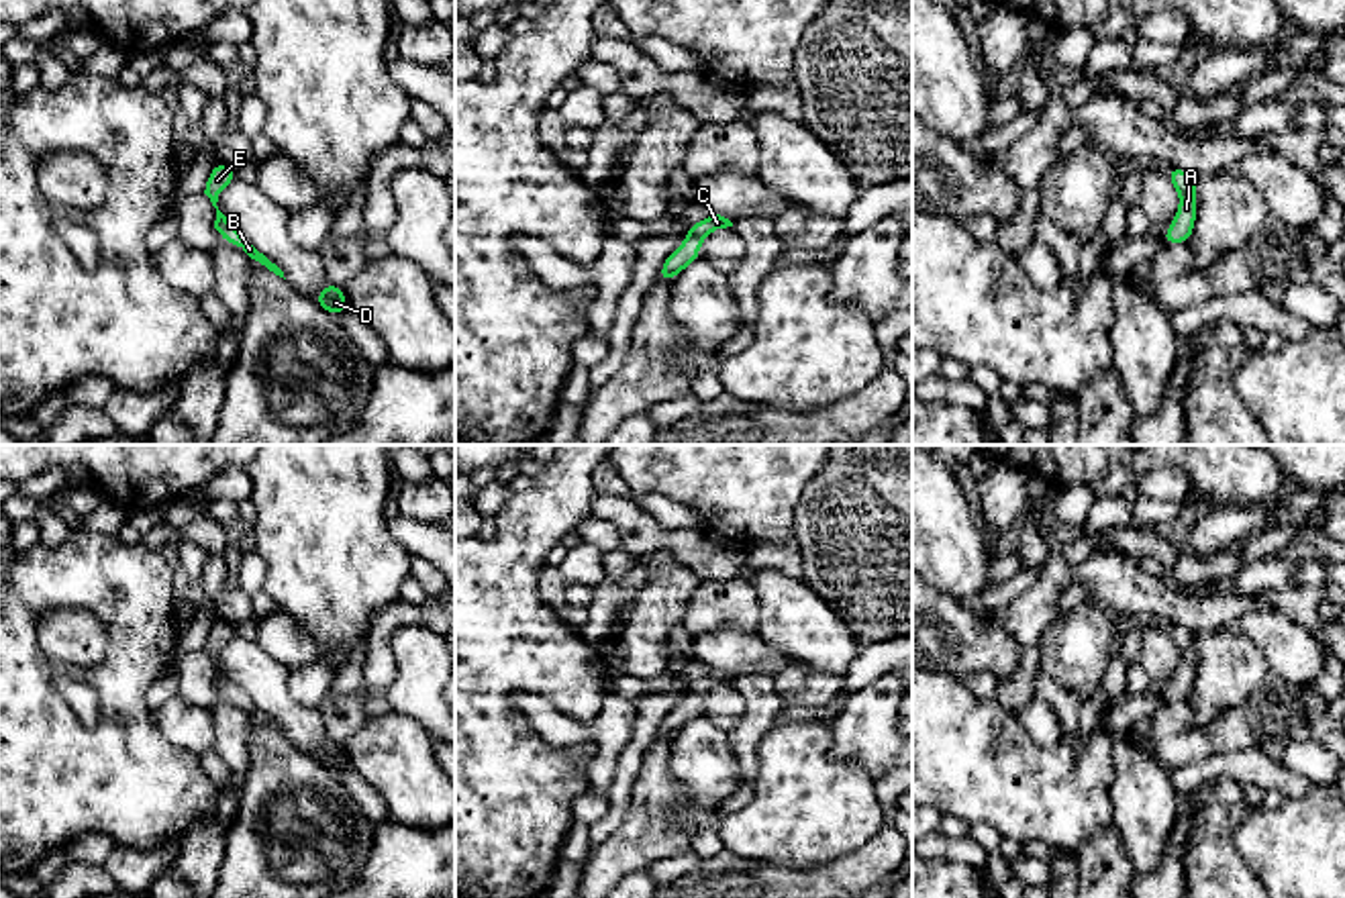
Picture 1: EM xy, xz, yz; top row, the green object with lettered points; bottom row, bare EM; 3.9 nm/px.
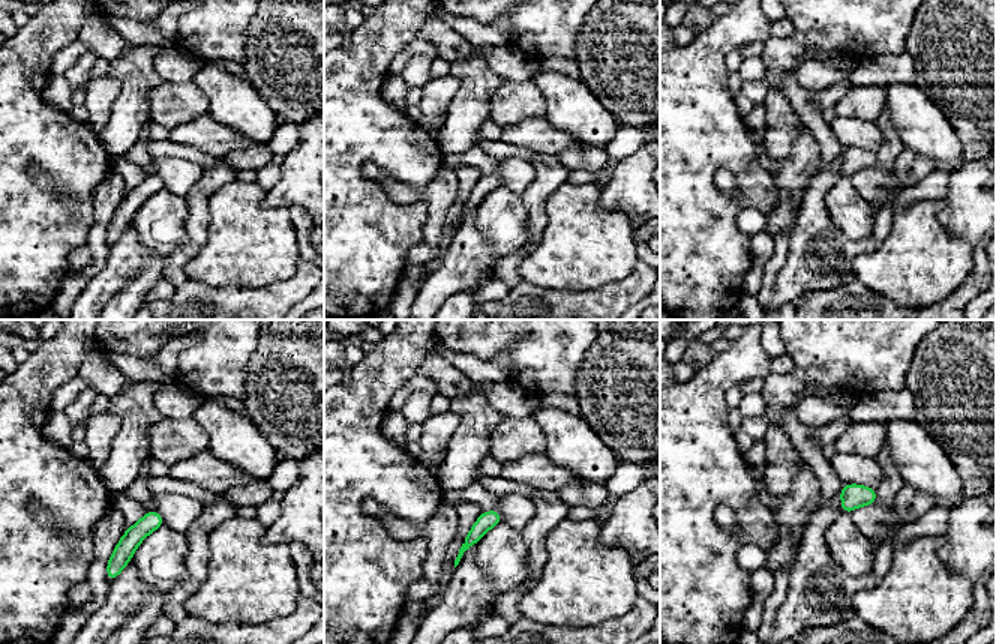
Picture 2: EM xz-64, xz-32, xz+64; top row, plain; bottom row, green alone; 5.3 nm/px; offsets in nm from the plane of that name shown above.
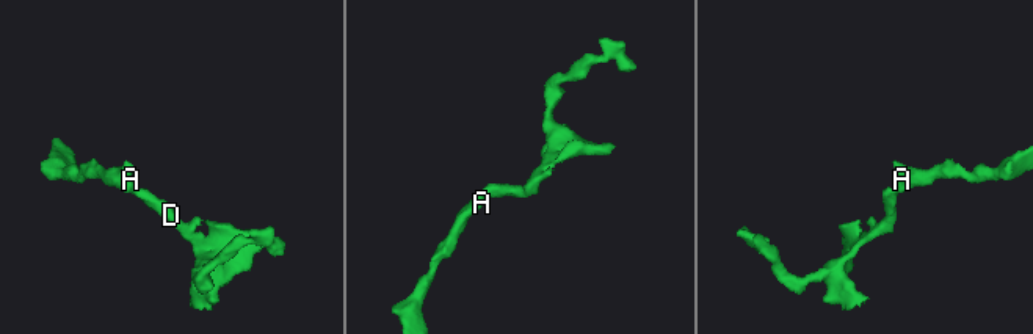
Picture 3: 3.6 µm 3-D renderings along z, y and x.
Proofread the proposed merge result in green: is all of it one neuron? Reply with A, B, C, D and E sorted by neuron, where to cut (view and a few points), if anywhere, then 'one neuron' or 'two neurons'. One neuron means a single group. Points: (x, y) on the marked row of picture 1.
groups A B C D E; cut none; one neuron

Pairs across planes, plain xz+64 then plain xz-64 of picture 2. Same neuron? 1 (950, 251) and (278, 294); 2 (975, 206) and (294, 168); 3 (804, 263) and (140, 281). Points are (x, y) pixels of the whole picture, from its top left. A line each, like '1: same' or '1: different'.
1: different
2: same
3: different

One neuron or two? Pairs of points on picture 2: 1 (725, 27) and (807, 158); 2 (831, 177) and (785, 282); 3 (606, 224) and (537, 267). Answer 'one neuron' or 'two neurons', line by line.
1: two neurons
2: one neuron
3: one neuron

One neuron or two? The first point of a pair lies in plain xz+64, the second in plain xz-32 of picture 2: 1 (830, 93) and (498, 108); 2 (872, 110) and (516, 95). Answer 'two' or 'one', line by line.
1: two
2: one

